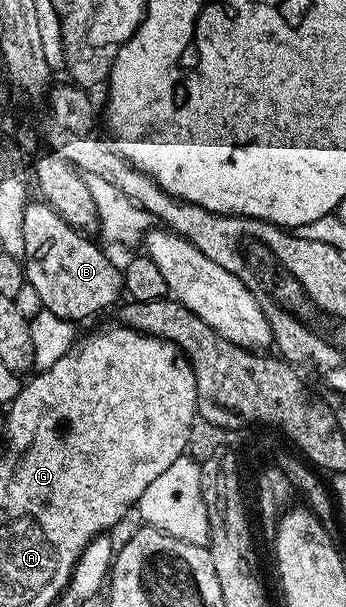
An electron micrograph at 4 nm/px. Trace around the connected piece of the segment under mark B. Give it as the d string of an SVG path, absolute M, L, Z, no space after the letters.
M44 201L28 202L23 222L25 233L25 279L43 302L43 310L57 313L57 317L79 321L83 311L103 311L110 303L118 304L119 295L124 294L123 273L117 266L111 264L111 259L95 243L90 243L88 236L82 231L74 231L65 220L60 217L50 204Z

